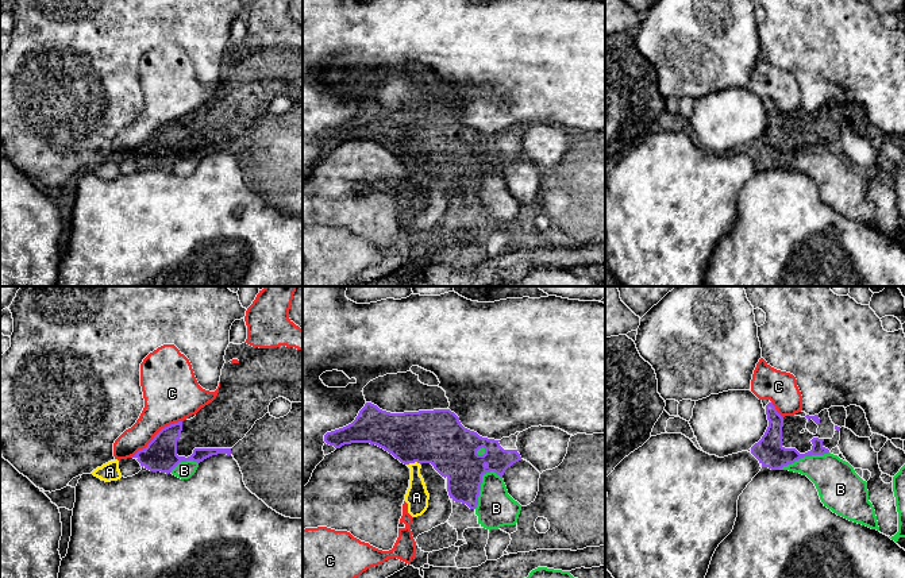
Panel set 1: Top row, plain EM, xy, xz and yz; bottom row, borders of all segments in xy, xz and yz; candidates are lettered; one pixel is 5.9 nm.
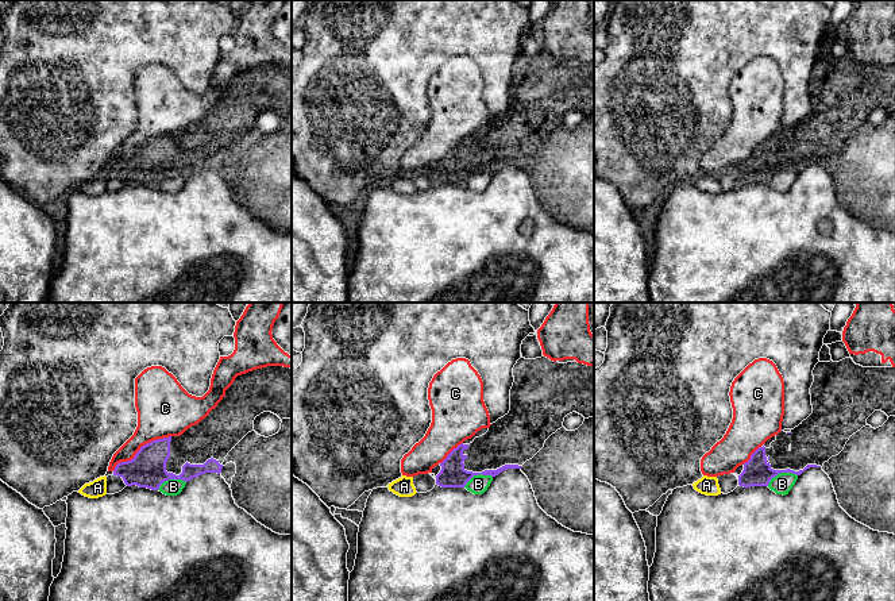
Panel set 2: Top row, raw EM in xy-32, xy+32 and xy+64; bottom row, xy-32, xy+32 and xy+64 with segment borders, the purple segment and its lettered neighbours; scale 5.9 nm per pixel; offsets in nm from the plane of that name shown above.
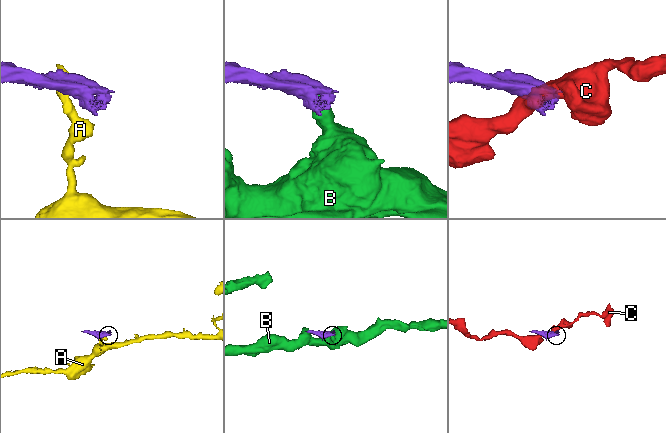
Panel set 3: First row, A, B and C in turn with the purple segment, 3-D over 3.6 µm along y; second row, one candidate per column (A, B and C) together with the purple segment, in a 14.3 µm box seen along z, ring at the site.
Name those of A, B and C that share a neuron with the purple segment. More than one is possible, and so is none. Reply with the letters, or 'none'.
none

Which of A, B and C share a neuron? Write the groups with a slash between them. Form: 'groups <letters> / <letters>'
groups A / B / C

